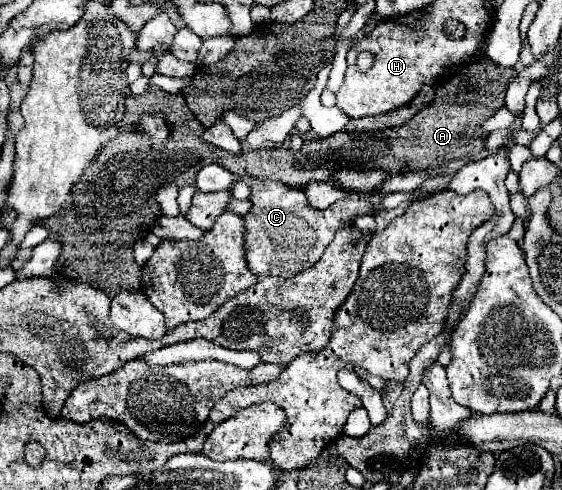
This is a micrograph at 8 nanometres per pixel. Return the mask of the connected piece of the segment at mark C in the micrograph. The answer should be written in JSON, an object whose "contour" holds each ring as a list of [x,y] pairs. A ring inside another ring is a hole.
{"contour":[[[251,178],[251,210],[243,216],[245,226],[245,260],[257,278],[281,276],[291,278],[309,270],[333,242],[335,232],[345,223],[354,223],[356,217],[373,214],[373,205],[358,198],[337,200],[325,210],[311,208],[305,192],[295,190],[283,182]]]}

